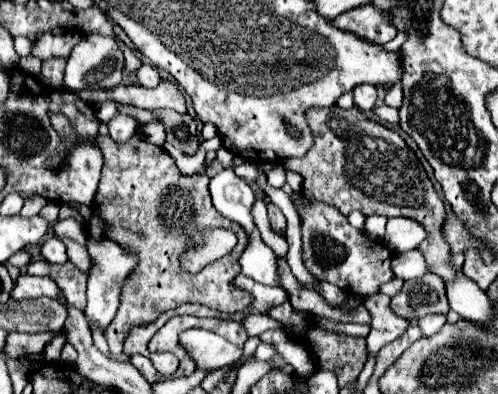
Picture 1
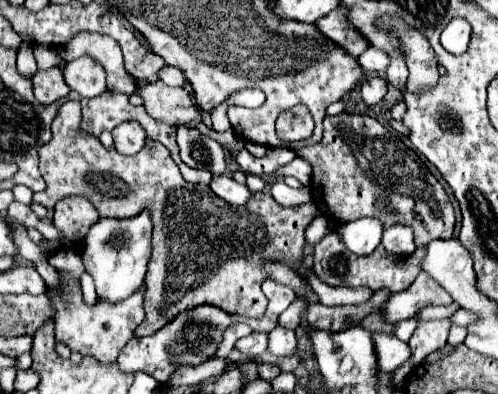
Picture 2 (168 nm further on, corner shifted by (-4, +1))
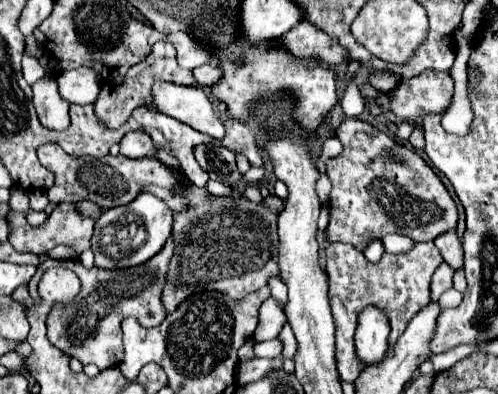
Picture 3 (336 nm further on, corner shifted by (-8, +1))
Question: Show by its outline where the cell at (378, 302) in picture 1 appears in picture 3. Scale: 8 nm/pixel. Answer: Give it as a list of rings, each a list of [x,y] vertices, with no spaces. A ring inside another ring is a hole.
[[[451,288],[445,291],[439,298],[438,303],[442,310],[454,308],[460,305],[463,299],[463,293]]]

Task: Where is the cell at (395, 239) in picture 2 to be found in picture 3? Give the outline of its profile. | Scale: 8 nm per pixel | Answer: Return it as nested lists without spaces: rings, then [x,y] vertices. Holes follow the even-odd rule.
[[[388,235],[382,239],[386,253],[402,253],[410,249],[410,239],[404,235]]]

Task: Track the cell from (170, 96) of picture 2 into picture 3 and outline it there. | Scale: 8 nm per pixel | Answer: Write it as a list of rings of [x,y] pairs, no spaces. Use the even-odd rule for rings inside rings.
[[[156,83],[152,87],[152,93],[160,113],[170,115],[214,139],[224,137],[224,125],[220,117],[214,113],[208,95],[200,87]]]

